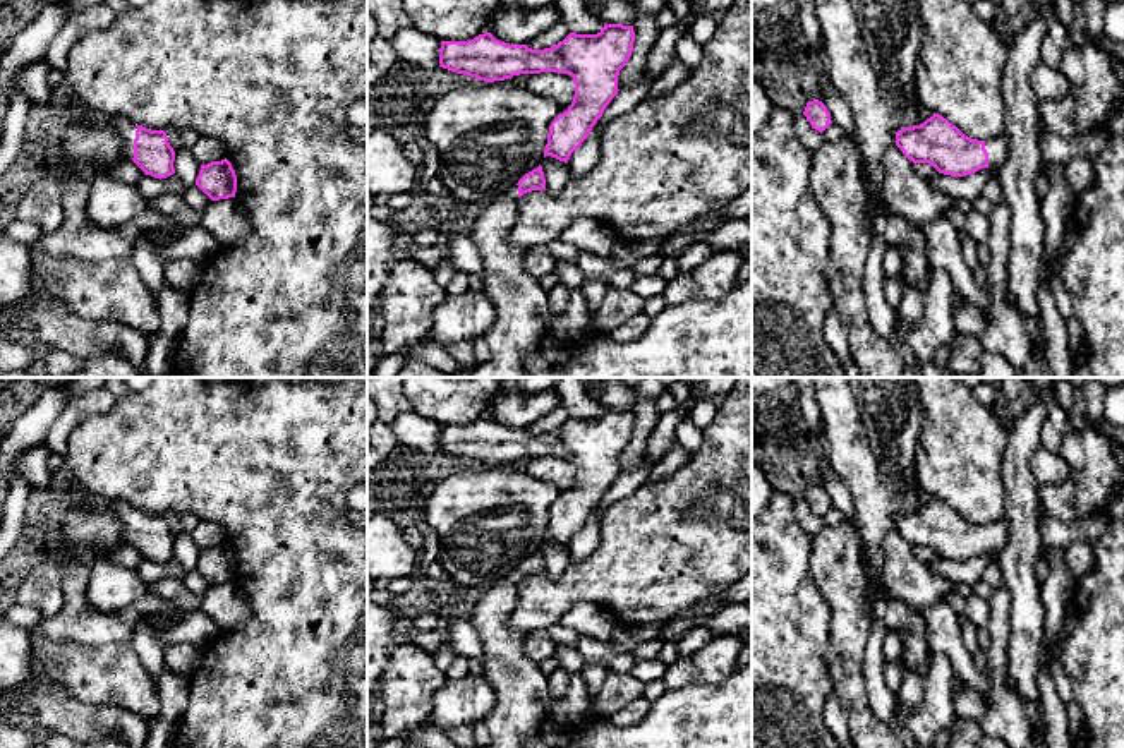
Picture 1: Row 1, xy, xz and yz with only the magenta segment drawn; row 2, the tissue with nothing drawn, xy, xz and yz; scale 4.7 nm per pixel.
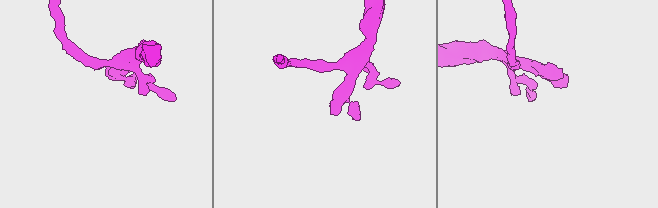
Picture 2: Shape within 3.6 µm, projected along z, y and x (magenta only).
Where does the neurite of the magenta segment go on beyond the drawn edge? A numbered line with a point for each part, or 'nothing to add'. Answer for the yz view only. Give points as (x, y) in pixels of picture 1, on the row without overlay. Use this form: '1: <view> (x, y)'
1: yz (997, 532)

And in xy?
1: xy (126, 512)

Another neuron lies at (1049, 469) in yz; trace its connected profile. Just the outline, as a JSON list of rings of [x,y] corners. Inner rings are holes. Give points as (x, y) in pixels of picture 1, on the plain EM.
[[[1040,446],[1031,456],[1031,472],[1040,487],[1059,486],[1071,477],[1071,467],[1059,453]]]

